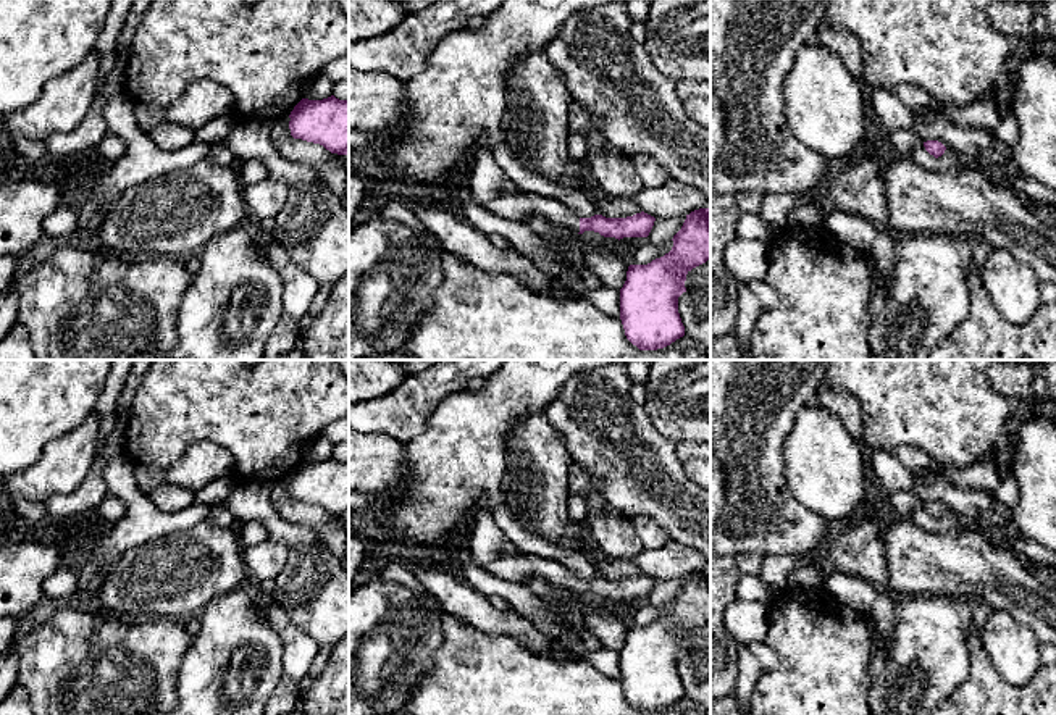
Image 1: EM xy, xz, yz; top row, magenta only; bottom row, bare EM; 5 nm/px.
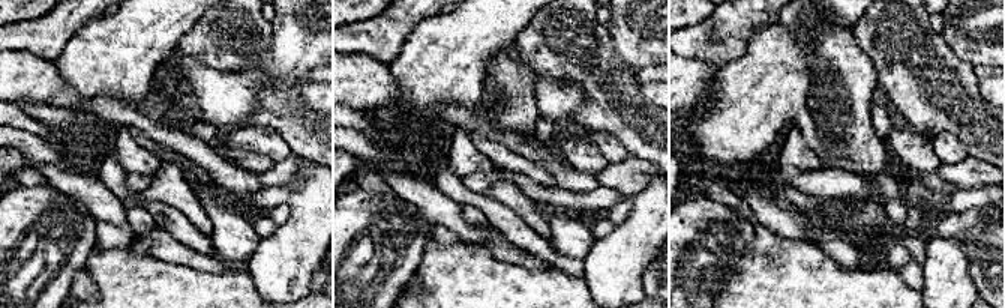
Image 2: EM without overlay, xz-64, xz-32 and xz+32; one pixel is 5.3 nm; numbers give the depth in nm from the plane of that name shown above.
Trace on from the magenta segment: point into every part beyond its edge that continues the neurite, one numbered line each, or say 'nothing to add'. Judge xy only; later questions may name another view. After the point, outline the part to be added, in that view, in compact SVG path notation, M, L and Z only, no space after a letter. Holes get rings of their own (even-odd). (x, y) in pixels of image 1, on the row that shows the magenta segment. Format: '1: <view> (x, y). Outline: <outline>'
nothing to add

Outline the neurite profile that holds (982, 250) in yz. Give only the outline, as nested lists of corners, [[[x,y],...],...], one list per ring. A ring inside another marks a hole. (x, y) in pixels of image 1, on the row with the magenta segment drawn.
[[[975,242],[972,261],[978,273],[985,266],[991,252],[993,252],[993,247],[988,242]]]

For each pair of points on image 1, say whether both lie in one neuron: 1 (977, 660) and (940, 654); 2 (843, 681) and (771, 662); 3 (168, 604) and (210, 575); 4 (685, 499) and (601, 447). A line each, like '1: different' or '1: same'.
1: different
2: different
3: same
4: same

